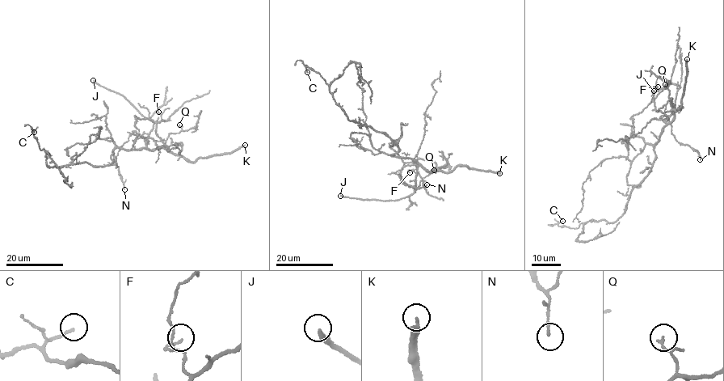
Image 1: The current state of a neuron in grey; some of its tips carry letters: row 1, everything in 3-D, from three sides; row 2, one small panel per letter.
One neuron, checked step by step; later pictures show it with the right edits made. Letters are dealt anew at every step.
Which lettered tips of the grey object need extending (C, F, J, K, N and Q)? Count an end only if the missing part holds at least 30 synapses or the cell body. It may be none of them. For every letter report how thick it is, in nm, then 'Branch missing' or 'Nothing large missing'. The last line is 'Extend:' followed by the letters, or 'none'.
C: Thickness 140 nm. Nothing large missing
F: Thickness 100 nm. Nothing large missing
J: Thickness 280 nm. Branch missing
K: Thickness 280 nm. Branch missing
N: Thickness 120 nm. Nothing large missing
Q: Thickness 100 nm. Nothing large missing
Extend: J, K

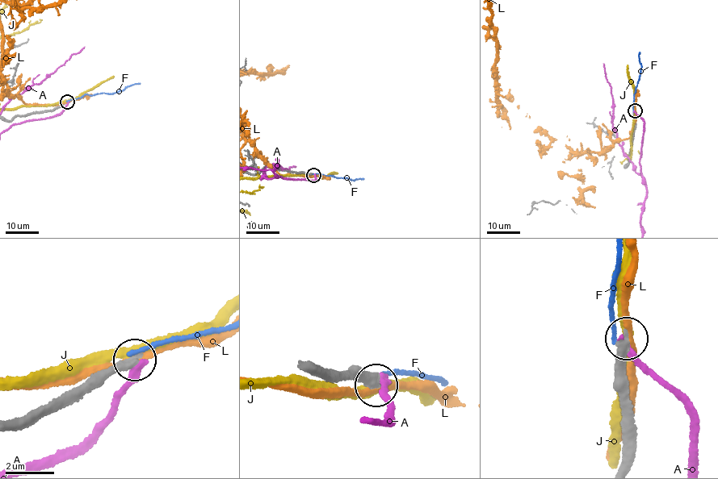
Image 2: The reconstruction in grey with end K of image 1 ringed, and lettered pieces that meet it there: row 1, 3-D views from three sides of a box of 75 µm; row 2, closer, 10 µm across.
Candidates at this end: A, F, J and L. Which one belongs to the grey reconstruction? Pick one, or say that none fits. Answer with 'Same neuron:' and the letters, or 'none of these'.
Same neuron: none of these

